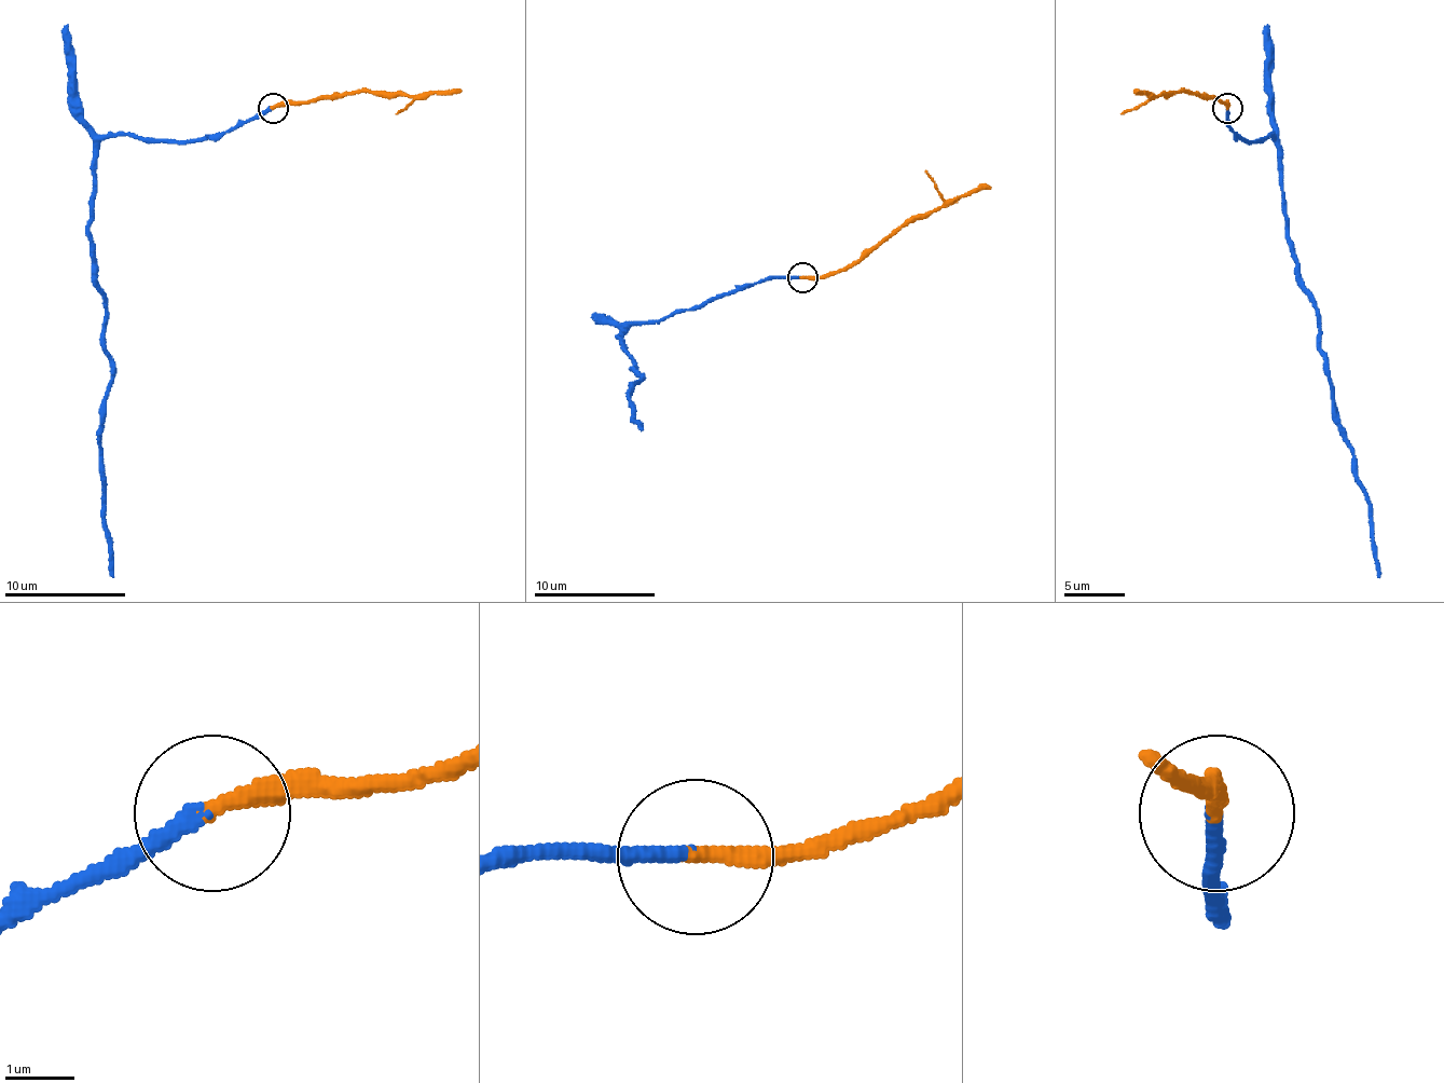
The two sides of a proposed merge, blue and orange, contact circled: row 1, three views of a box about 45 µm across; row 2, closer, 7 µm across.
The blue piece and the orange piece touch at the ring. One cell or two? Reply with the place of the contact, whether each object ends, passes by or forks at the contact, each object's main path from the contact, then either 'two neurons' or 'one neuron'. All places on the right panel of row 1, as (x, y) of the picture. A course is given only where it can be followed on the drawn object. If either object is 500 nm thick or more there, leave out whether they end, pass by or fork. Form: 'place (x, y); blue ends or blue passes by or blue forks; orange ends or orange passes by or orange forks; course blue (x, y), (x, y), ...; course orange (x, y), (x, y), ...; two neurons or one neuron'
place (1227, 108); blue ends; orange ends; course blue (1228, 107), (1243, 140), (1270, 134), (1277, 144), (1286, 243), (1317, 310), (1334, 422), (1352, 452), (1379, 576); course orange (1228, 107), (1220, 98), (1174, 92), (1144, 95), (1138, 88); one neuron

